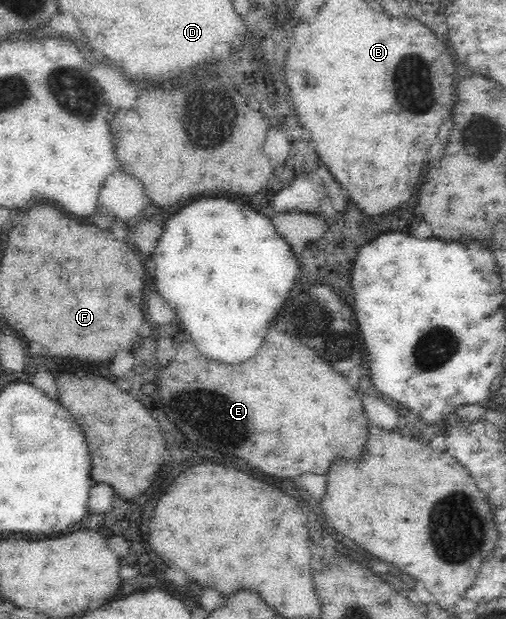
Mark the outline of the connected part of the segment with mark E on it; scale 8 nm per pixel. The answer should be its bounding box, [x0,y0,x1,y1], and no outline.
[158,326,368,478]

